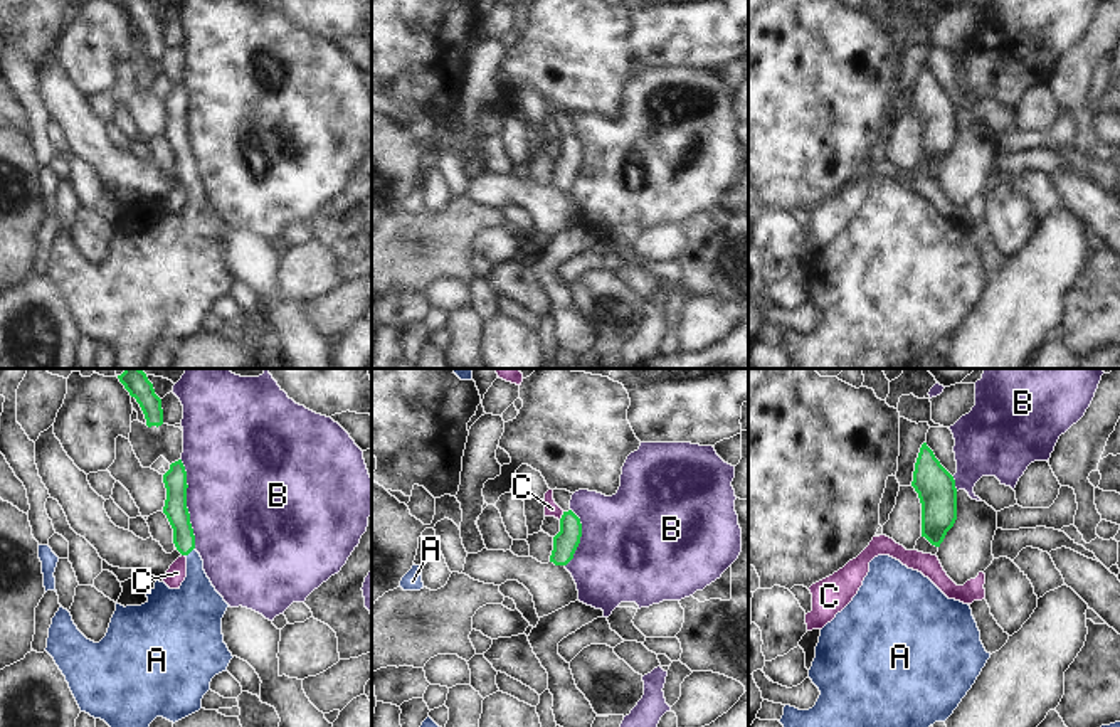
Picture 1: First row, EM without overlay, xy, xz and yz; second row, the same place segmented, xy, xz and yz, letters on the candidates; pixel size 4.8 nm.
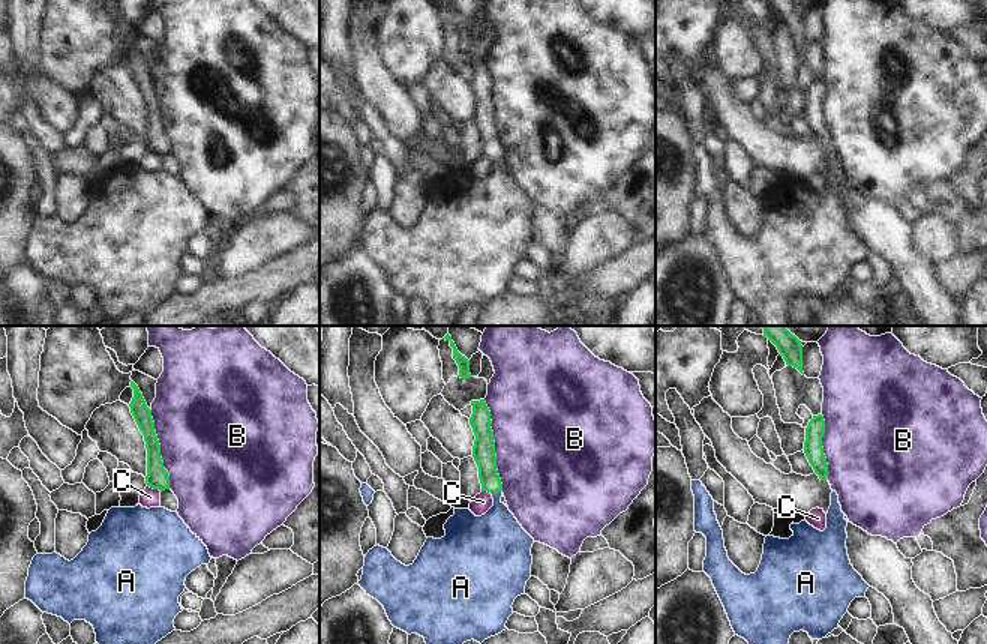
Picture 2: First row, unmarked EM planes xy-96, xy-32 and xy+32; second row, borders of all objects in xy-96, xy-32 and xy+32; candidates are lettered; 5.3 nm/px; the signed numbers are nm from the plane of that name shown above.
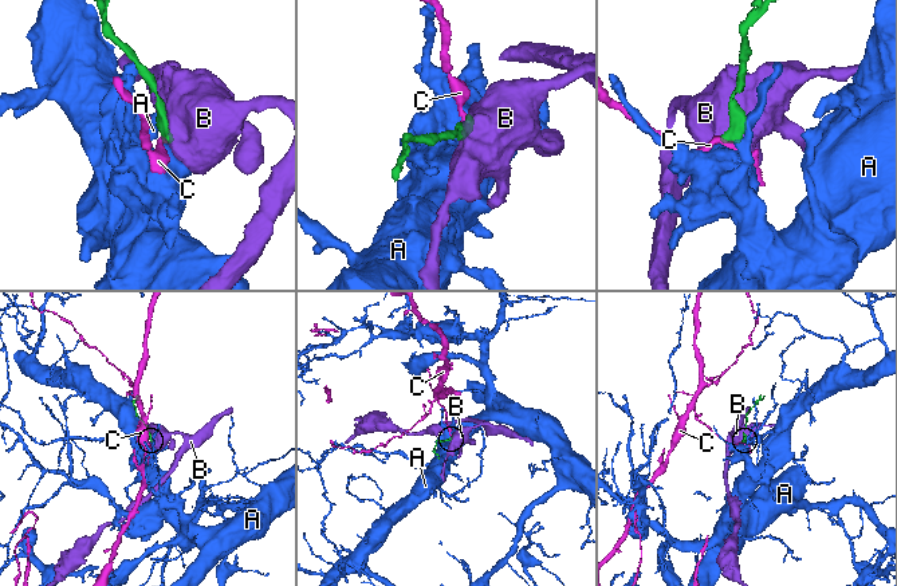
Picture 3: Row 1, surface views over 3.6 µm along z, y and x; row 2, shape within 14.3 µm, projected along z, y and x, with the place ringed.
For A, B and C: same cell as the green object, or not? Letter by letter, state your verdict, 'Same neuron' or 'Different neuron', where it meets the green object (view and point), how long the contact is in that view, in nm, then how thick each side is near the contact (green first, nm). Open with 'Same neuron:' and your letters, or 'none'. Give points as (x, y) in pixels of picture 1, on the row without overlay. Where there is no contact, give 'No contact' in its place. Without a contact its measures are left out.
Same neuron: A
A: Same neuron. Touches green at xy (189, 175). Shared border 60 nm. Thickness 110 nm (green) against 220 nm
B: Different neuron. Touches green at xy (185, 127). Shared border 440 nm. Thickness 110 nm (green) against 480 nm
C: Different neuron. Touches green at xz (562, 138). Shared border 50 nm. Thickness 120 nm (green) against 70 nm.

